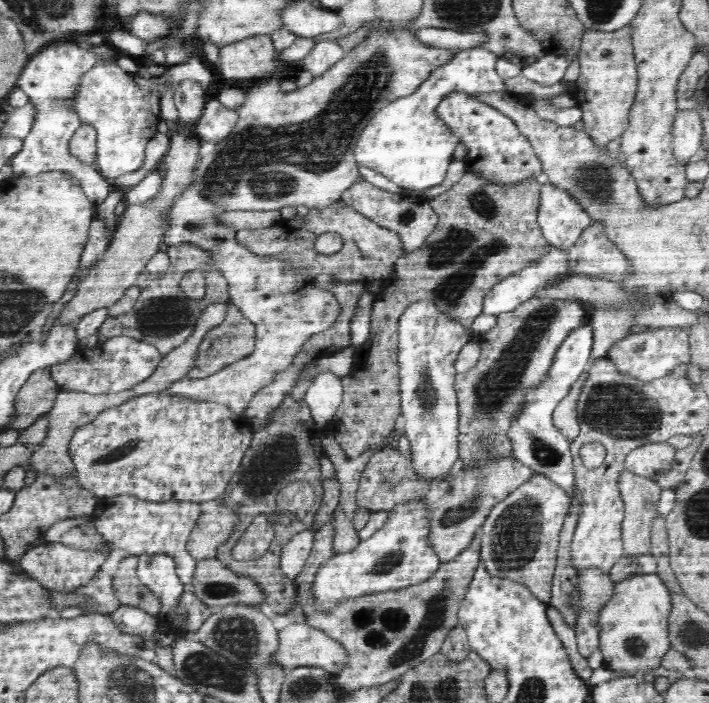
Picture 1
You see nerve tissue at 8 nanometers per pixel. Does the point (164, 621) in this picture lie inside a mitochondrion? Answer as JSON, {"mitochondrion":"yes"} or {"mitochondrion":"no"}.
{"mitochondrion":"no"}

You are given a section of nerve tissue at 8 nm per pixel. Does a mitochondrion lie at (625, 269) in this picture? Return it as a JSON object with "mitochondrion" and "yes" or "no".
{"mitochondrion":"no"}

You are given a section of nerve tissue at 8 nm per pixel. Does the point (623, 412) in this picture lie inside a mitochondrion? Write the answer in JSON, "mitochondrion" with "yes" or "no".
{"mitochondrion":"yes"}

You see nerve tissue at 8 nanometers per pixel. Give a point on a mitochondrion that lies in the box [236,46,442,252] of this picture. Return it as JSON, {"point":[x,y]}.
{"point":[405,215]}

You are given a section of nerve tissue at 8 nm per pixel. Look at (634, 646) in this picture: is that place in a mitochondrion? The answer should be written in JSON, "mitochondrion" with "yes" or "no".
{"mitochondrion":"yes"}

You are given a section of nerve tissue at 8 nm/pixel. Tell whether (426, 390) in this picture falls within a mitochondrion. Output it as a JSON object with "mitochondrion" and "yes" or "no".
{"mitochondrion":"yes"}

